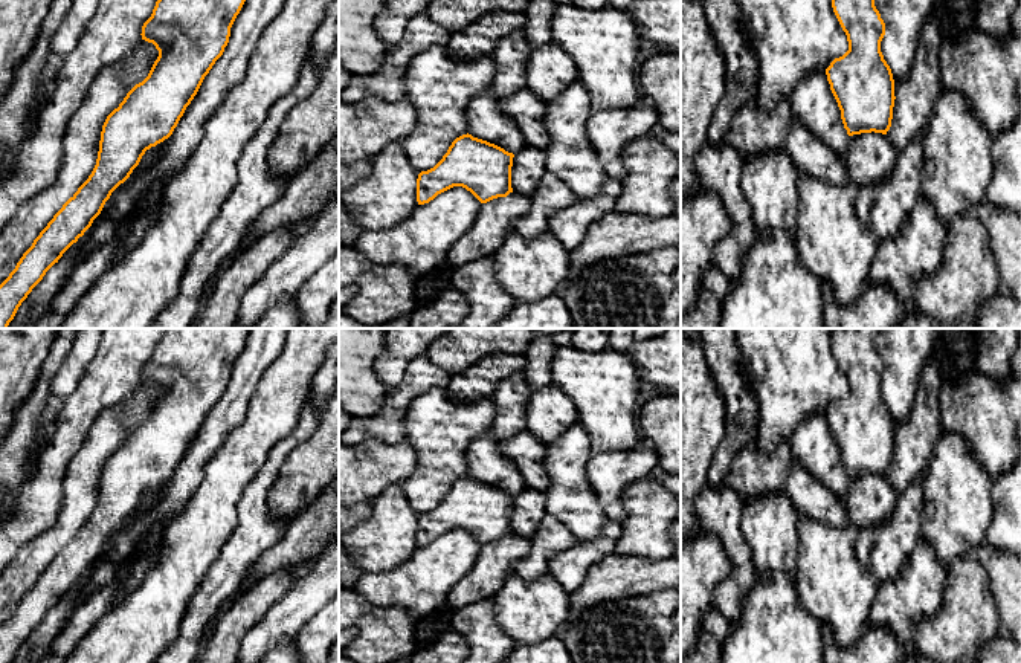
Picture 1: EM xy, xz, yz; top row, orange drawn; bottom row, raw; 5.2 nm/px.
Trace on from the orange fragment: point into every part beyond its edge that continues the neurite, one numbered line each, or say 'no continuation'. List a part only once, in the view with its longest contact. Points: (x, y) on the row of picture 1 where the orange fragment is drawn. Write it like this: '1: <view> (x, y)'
1: xy (37, 303)

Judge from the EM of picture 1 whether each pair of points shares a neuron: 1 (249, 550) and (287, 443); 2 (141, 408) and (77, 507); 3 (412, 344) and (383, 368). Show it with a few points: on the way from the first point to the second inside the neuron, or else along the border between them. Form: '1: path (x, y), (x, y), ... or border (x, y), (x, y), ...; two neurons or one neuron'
1: path (255, 524), (255, 497), (270, 469); one neuron
2: path (115, 430), (87, 462), (81, 481); one neuron
3: path (405, 347), (391, 361); one neuron

